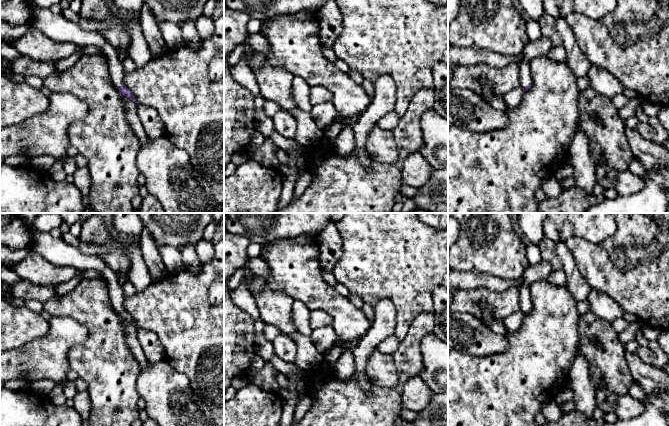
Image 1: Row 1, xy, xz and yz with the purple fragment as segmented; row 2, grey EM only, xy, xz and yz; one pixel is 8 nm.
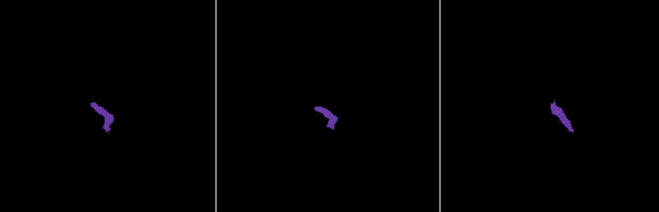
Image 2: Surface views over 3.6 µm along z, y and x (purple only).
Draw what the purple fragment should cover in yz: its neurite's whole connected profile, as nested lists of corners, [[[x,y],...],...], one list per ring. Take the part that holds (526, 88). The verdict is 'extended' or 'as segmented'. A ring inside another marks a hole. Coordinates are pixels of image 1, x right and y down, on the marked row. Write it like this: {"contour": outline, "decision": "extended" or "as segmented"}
{"contour": [[[519,60],[520,67],[520,87],[524,91],[527,91],[531,87],[531,75],[529,72],[529,61]]], "decision": "extended"}

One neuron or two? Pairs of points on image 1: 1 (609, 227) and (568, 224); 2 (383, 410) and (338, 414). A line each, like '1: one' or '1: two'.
1: one
2: one

